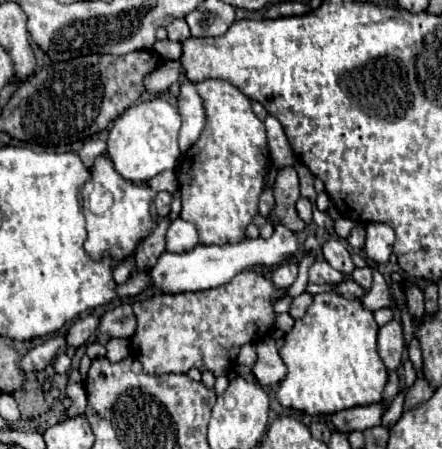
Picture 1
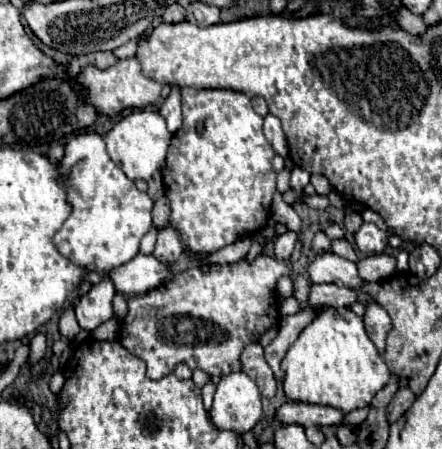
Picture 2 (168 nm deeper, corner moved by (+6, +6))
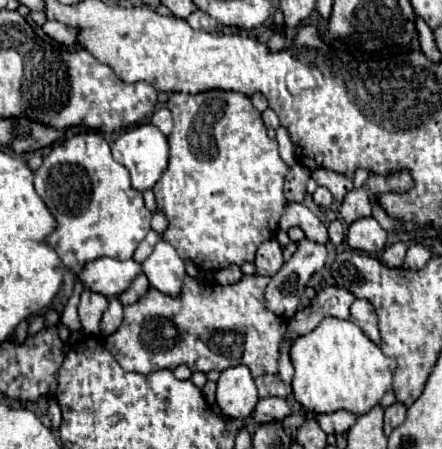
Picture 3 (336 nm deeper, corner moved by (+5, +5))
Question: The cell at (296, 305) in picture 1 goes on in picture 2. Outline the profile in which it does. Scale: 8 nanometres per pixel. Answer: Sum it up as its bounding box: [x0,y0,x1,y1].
[360,254,396,282]

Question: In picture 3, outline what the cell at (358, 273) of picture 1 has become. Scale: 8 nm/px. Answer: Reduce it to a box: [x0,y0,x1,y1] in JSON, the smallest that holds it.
[329,221,345,245]

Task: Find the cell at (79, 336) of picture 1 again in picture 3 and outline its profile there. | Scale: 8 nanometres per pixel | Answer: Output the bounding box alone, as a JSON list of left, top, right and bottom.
[79,289,109,335]

